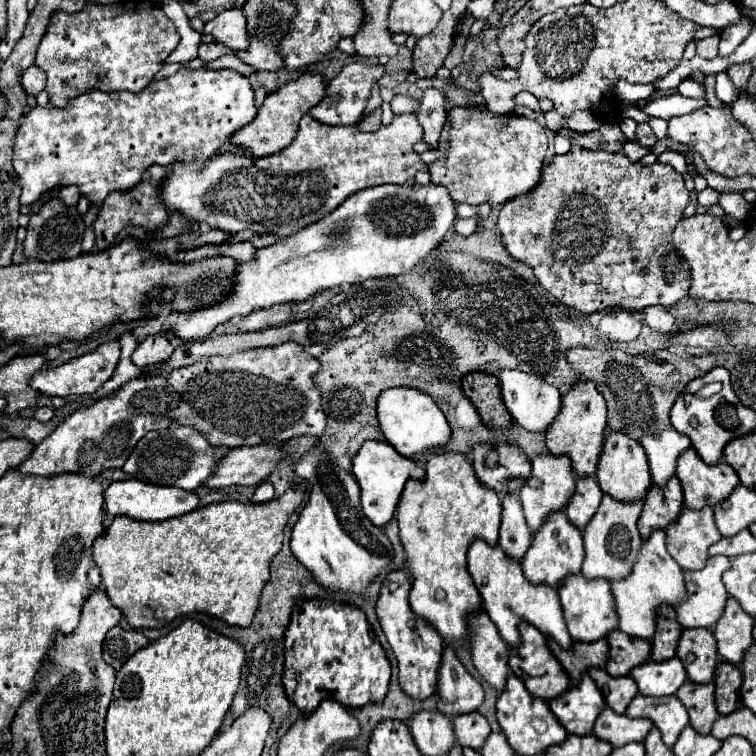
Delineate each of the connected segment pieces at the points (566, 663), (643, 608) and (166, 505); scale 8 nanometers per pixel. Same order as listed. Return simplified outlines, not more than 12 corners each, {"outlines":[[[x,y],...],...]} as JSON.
{"outlines":[[[608,641],[548,645],[572,685],[588,667],[604,667]],[[664,529],[642,541],[626,579],[610,581],[618,629],[654,637],[660,603],[686,597]],[[136,479],[110,483],[104,509],[166,521],[200,505],[196,491]]]}

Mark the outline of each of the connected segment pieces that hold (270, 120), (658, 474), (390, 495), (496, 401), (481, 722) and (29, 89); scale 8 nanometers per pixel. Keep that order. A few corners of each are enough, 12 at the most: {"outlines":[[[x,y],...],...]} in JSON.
{"outlines":[[[302,75],[264,99],[232,135],[252,157],[282,151],[324,97],[320,75]],[[668,427],[646,435],[652,481],[664,485],[674,475],[678,455],[690,439]],[[368,439],[352,459],[362,509],[392,519],[404,483],[424,467],[390,443]],[[494,375],[462,379],[464,395],[486,427],[512,425]],[[454,715],[456,741],[476,751],[490,735],[486,717]],[[36,67],[22,75],[22,89],[38,95],[46,85],[46,75]]]}

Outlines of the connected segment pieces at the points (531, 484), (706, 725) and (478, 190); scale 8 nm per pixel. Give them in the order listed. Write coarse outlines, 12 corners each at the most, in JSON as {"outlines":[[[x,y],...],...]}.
{"outlines":[[[534,457],[520,491],[536,531],[574,493],[570,459]],[[686,681],[676,691],[690,725],[708,735],[718,719],[714,683]],[[448,109],[430,163],[452,201],[498,207],[542,181],[538,121]]]}

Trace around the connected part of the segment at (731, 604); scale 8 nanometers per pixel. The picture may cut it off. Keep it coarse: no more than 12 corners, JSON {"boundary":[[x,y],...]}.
{"boundary":[[728,599],[714,627],[718,653],[738,665],[752,641],[754,617]]}

